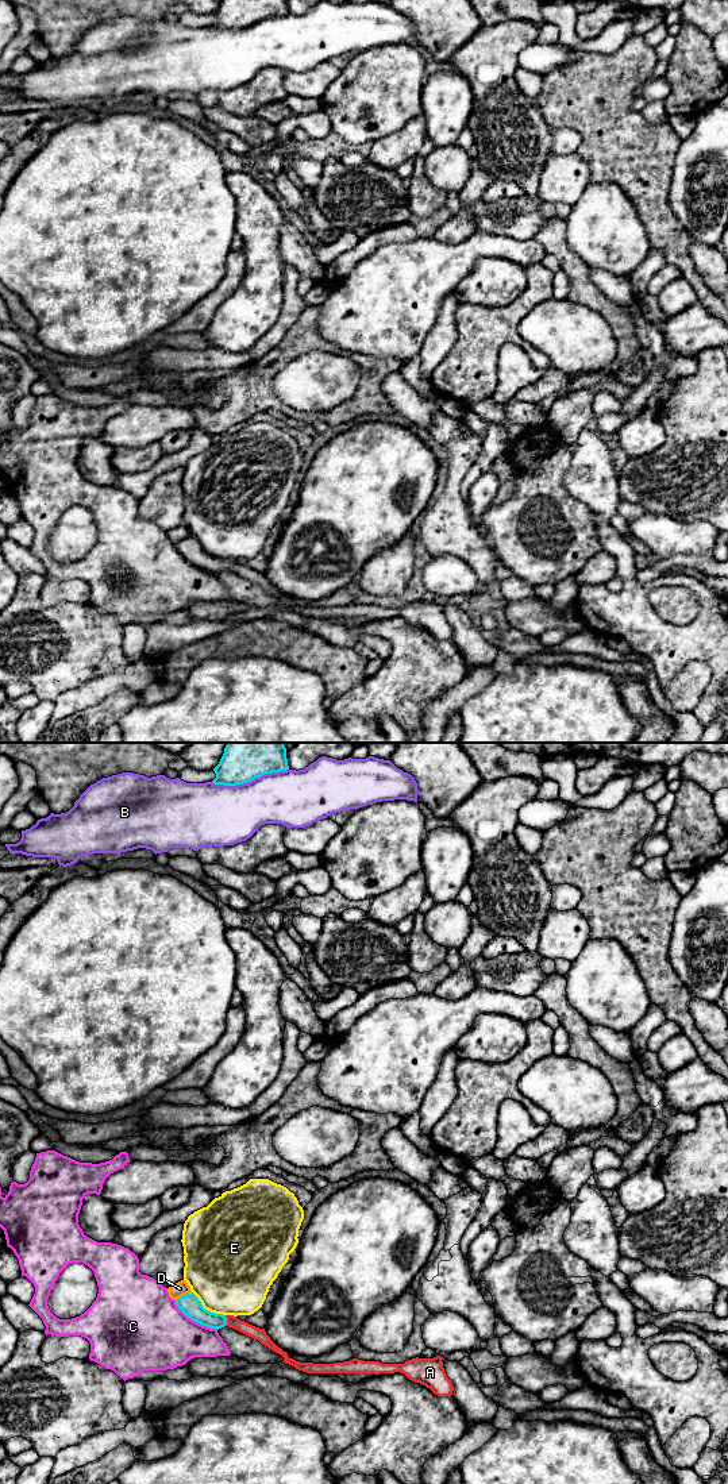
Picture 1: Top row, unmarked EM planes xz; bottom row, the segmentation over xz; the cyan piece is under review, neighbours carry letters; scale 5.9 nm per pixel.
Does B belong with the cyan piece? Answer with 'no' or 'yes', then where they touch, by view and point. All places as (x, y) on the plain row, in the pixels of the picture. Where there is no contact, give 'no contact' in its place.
no; meets cyan in xz at (249, 24)

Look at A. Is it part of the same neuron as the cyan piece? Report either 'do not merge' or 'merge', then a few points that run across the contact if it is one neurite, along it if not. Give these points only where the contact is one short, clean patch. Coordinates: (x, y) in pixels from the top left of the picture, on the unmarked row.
merge; line xz (189, 548), (205, 562), (226, 565), (232, 565), (242, 570)

